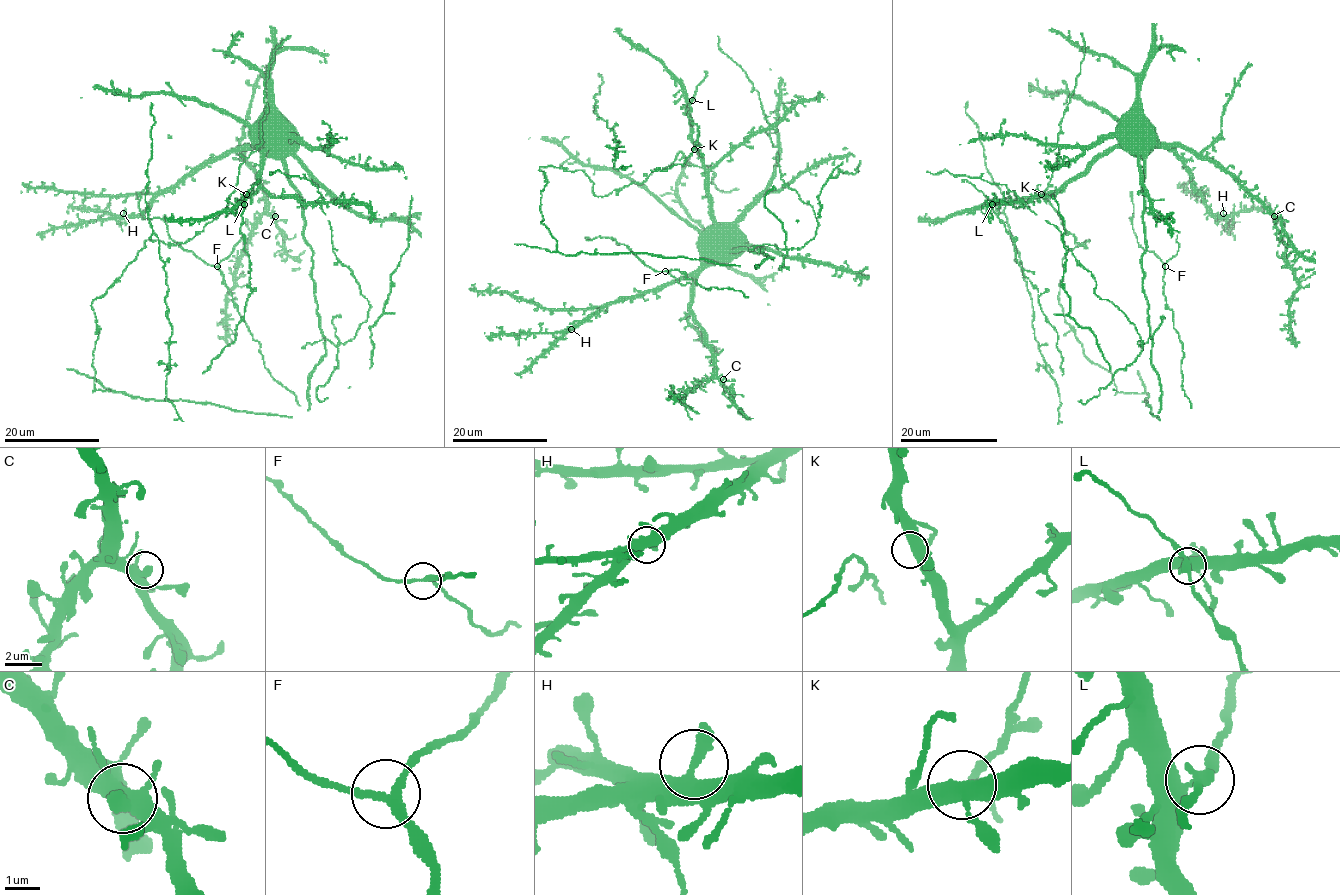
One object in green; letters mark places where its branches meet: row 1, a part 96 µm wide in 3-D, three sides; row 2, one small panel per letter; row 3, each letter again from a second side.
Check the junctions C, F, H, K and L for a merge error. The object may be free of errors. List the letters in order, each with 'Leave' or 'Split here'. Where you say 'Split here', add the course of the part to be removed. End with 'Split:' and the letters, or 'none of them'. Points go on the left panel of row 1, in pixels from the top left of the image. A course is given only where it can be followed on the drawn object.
C: Leave
F: Leave
H: Leave
K: Leave
L: Leave
Split: none of them

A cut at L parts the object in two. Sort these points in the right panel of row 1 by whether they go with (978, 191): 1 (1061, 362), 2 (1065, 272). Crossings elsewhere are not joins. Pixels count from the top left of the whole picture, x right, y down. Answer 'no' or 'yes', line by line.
1: yes
2: no

